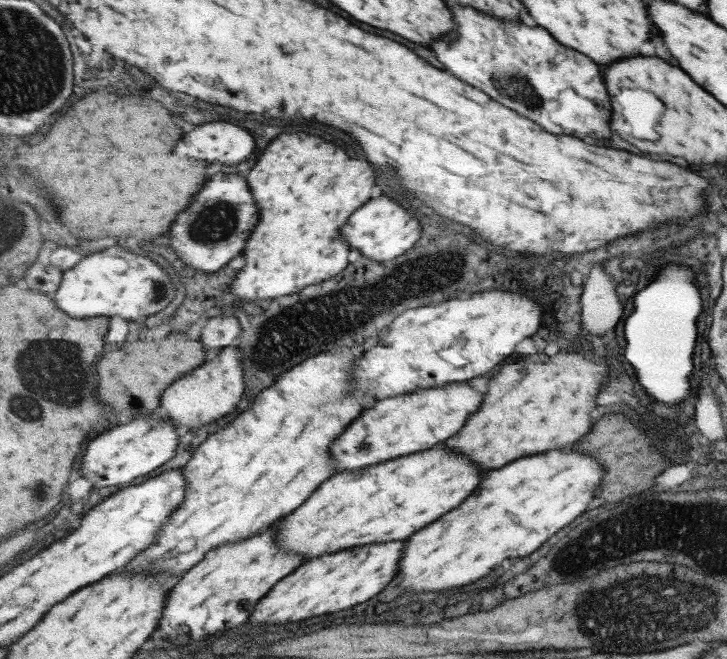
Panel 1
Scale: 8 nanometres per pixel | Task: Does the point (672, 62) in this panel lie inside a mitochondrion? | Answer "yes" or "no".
no

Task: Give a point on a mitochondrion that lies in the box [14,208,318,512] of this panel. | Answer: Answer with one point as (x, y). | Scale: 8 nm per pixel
(41, 486)

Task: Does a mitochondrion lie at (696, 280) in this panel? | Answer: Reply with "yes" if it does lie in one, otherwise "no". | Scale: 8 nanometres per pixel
no

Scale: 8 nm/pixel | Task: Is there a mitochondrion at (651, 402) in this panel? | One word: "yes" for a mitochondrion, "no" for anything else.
no

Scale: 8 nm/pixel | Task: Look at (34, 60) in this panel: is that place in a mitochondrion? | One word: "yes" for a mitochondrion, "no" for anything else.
yes

